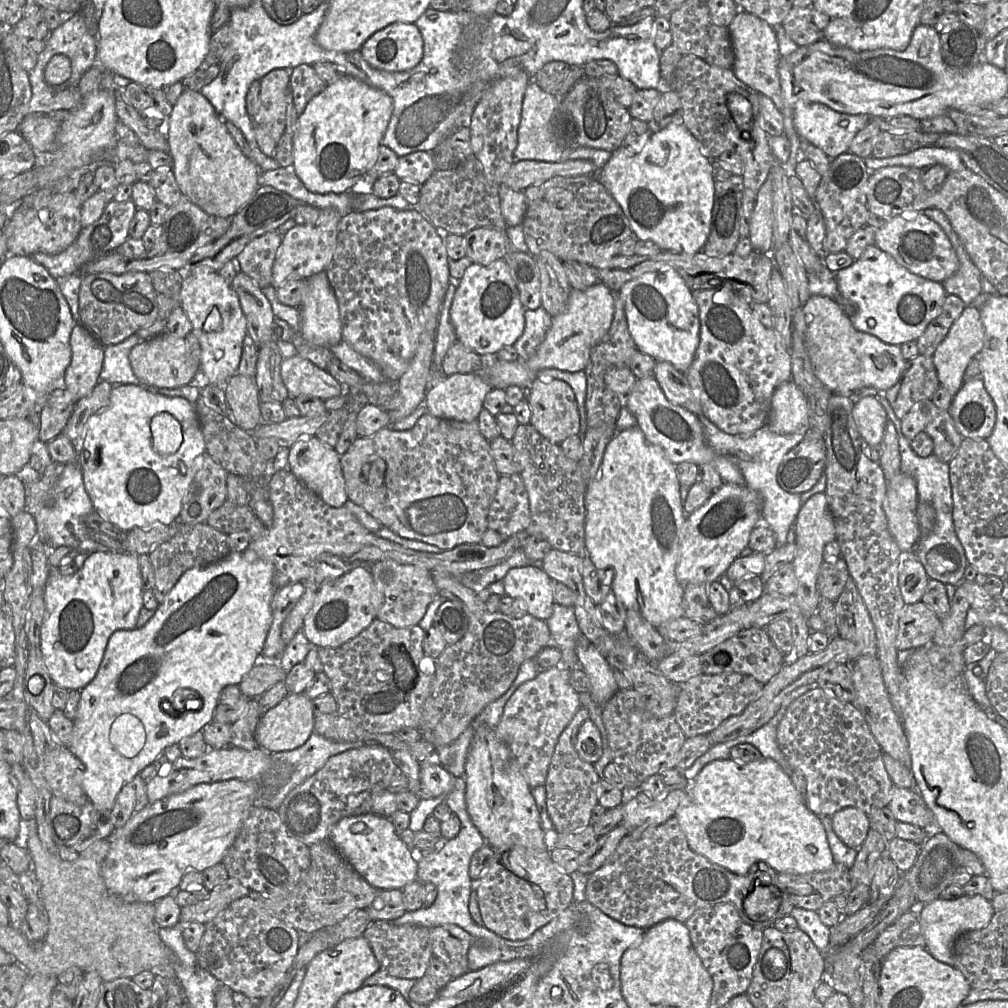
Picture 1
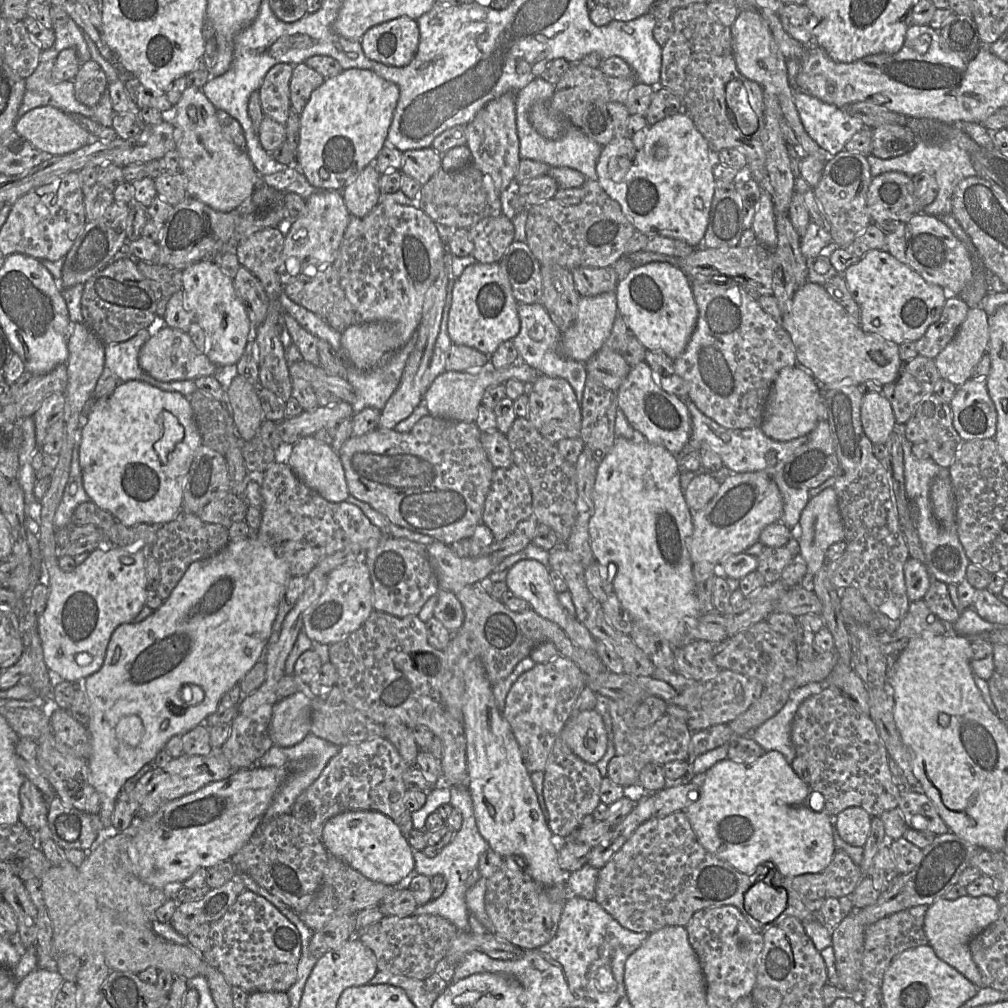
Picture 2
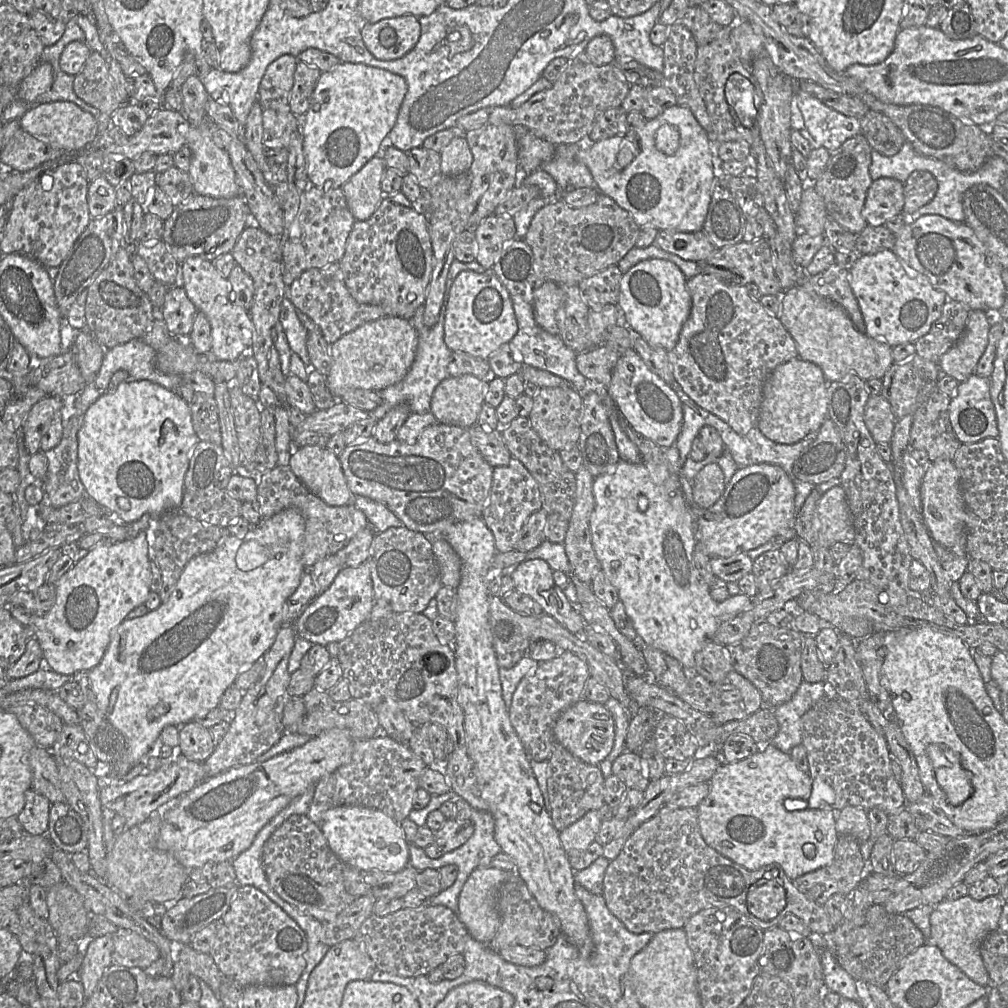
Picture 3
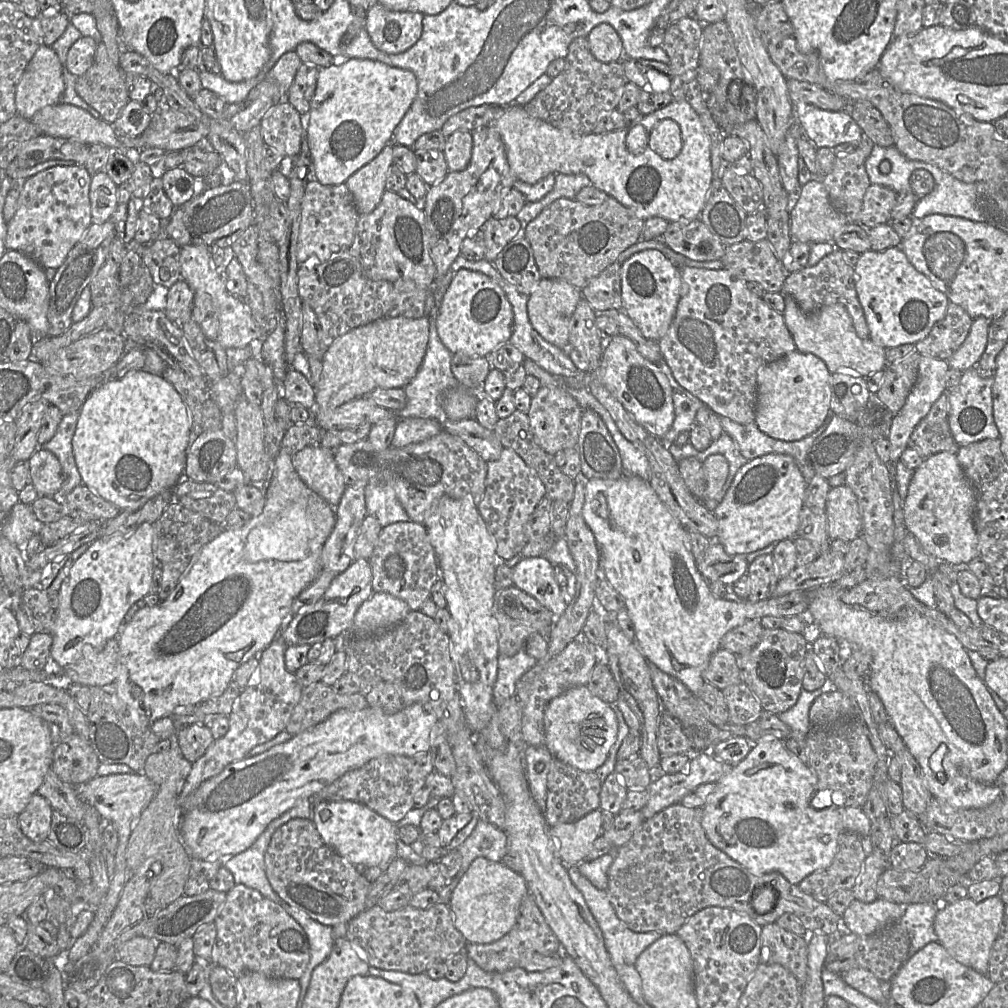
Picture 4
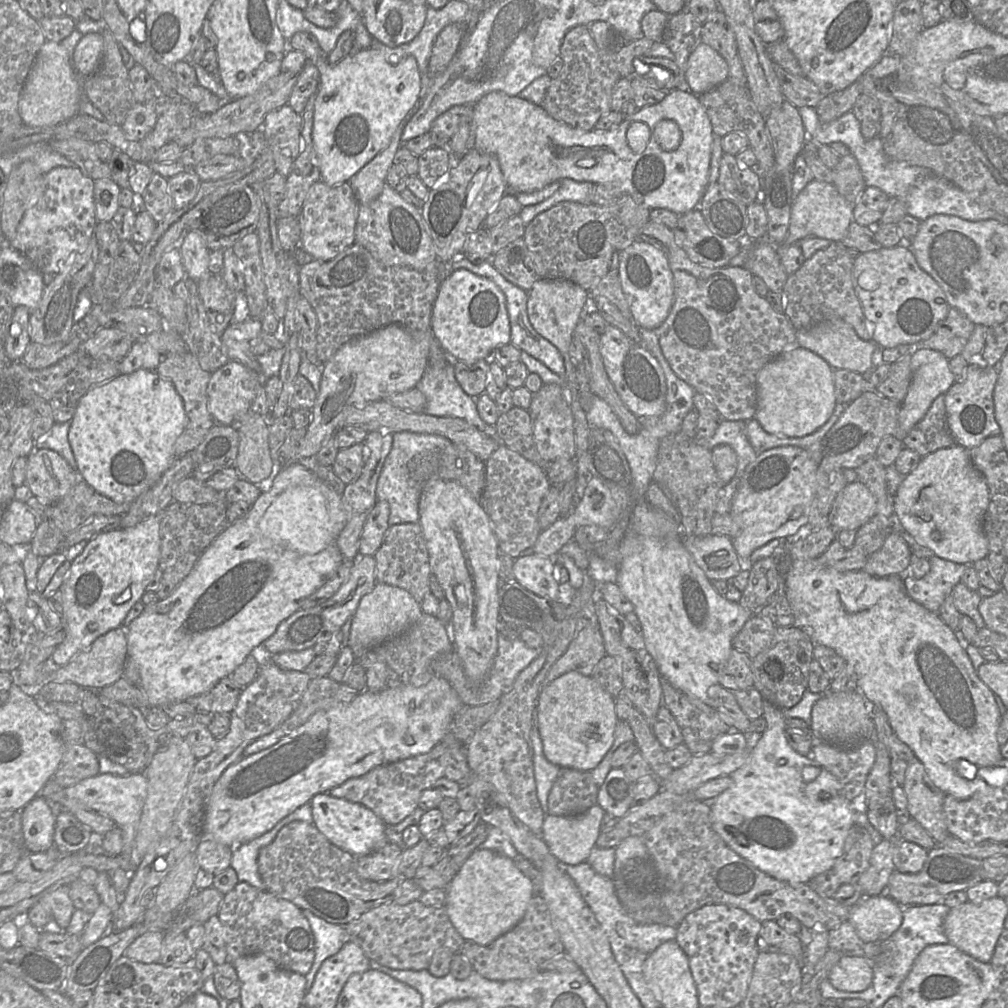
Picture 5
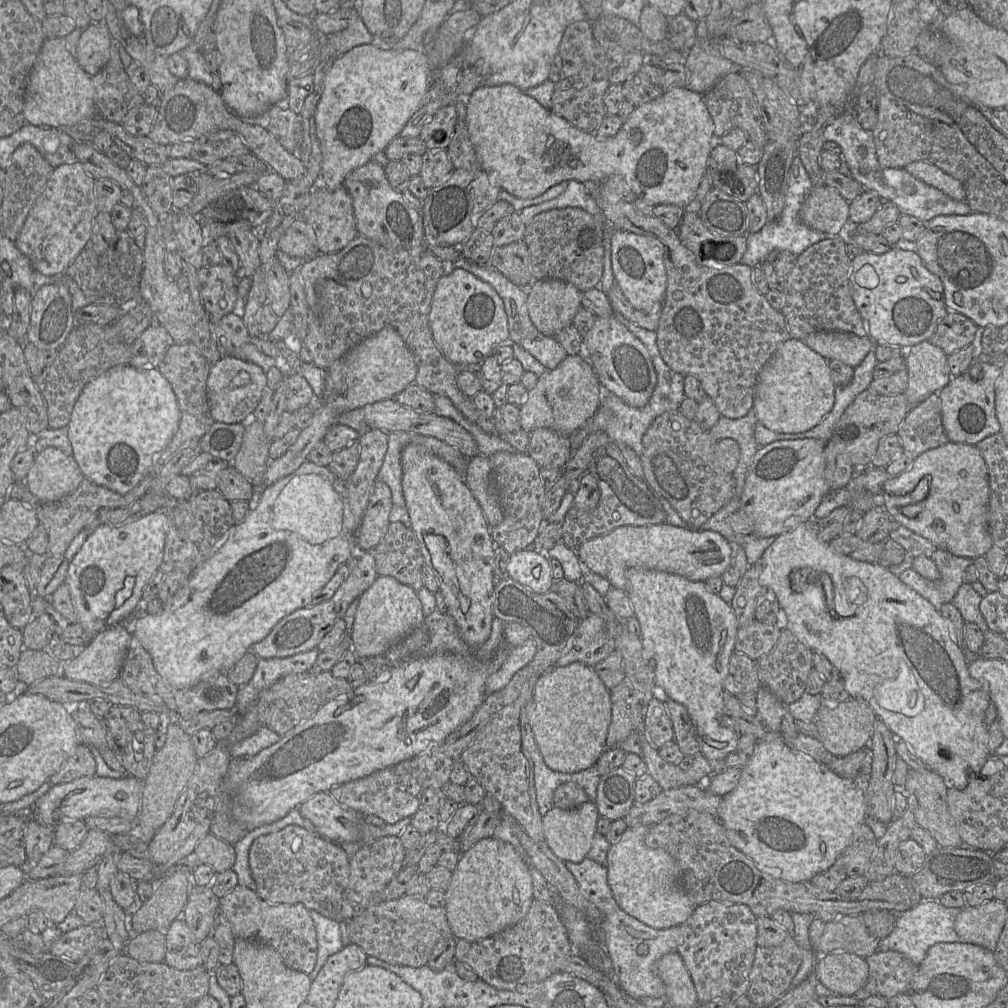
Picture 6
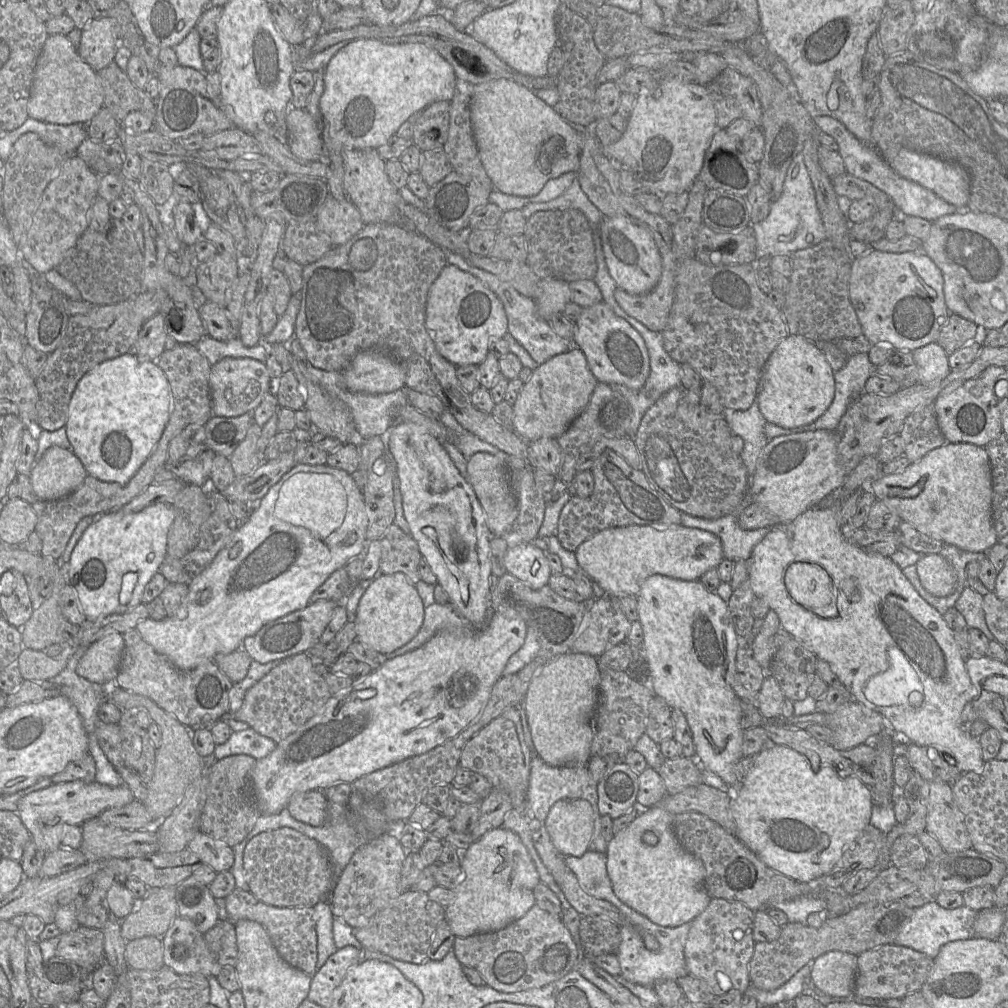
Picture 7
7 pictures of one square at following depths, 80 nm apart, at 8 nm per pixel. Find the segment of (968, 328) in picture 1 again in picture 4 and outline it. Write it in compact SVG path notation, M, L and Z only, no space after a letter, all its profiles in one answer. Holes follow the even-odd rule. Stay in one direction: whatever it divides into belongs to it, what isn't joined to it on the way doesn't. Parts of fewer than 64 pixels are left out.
M983 316L973 318L964 342L947 360L950 369L964 372L977 367L987 344L989 324L990 320Z

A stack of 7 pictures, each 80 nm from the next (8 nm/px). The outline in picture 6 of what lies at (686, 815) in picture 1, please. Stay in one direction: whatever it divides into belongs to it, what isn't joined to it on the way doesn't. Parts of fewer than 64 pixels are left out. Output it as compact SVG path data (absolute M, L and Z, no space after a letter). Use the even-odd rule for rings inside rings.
M760 686L757 691L757 706L762 723L769 731L758 740L754 755L744 766L737 786L722 796L717 817L731 844L753 860L760 870L792 883L810 882L834 864L850 843L855 830L864 823L865 788L854 779L839 776L827 765L786 745L781 724L787 706L765 686Z

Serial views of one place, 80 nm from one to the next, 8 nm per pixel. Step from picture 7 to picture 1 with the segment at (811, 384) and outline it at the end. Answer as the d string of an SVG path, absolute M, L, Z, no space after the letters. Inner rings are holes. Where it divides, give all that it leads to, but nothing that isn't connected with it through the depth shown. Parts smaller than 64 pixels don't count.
M793 380L774 391L766 425L780 435L805 434L810 429L807 399Z

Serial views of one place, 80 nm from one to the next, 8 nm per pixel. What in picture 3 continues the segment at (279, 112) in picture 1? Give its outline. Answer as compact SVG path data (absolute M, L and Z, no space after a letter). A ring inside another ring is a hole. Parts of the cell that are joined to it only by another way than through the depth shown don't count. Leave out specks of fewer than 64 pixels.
M284 54L268 66L258 91L258 100L263 110L291 111L289 97L298 62L298 57Z

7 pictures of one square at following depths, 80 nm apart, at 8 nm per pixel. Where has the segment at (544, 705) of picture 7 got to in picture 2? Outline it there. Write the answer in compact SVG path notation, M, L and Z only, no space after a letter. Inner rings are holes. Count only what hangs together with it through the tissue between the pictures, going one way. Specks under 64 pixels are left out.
M594 709L572 715L560 732L570 750L585 762L596 764L607 749L607 731Z

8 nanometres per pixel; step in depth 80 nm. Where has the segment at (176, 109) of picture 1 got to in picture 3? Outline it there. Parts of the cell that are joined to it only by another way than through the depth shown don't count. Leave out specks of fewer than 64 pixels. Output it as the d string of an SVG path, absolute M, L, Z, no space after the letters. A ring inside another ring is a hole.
M192 74L184 82L181 93L183 103L180 112L188 122L185 145L191 152L188 174L193 184L194 193L214 198L233 198L242 195L228 153L213 142L207 128L206 103L209 95L203 82L195 74Z

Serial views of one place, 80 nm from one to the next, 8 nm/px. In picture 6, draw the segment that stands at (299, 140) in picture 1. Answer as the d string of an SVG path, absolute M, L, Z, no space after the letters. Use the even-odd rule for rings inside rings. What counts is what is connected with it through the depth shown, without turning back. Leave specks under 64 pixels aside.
M363 44L337 57L325 74L323 93L315 112L322 152L320 182L335 190L343 186L350 171L381 154L423 105L431 82L432 70L425 52L385 50Z

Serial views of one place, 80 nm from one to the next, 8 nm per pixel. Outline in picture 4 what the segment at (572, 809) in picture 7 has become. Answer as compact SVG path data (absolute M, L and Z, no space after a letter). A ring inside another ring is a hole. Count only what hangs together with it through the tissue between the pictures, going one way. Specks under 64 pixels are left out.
M596 809L575 822L549 828L559 857L566 866L576 866L585 860L594 841L602 834L601 820L601 810Z

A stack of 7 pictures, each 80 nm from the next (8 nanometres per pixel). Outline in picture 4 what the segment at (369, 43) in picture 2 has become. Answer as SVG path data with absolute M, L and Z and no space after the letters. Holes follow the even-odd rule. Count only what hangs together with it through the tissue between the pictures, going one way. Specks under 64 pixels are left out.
M373 2L367 13L366 30L377 49L387 54L398 54L419 40L423 17L420 12L392 11Z

